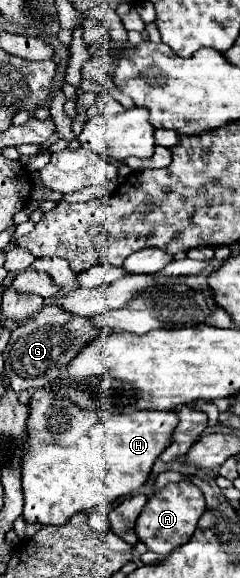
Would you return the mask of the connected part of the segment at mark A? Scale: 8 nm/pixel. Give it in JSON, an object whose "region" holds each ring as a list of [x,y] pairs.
{"region":[[[181,480],[175,484],[167,484],[167,488],[163,488],[161,492],[157,492],[149,498],[145,512],[141,512],[141,516],[137,518],[135,534],[151,552],[167,556],[169,552],[173,552],[177,546],[185,544],[193,536],[197,522],[205,510],[207,510],[205,498],[193,482]]]}

